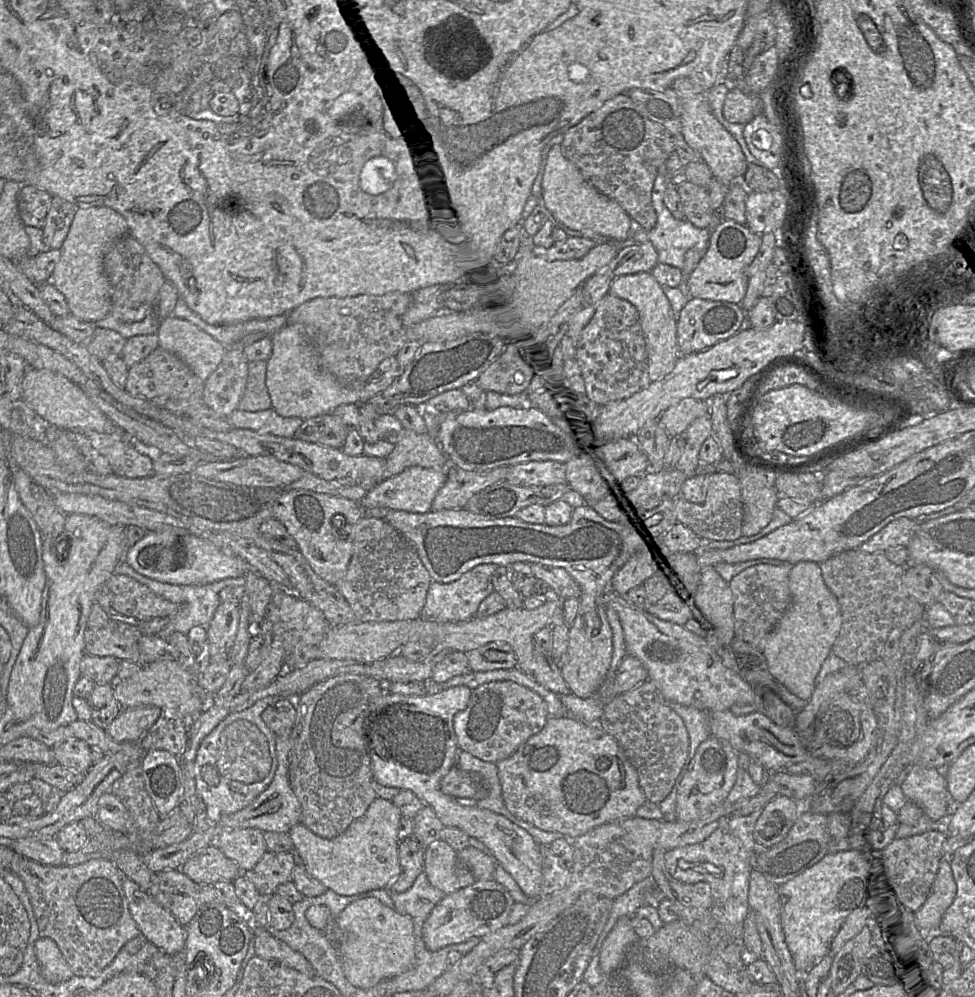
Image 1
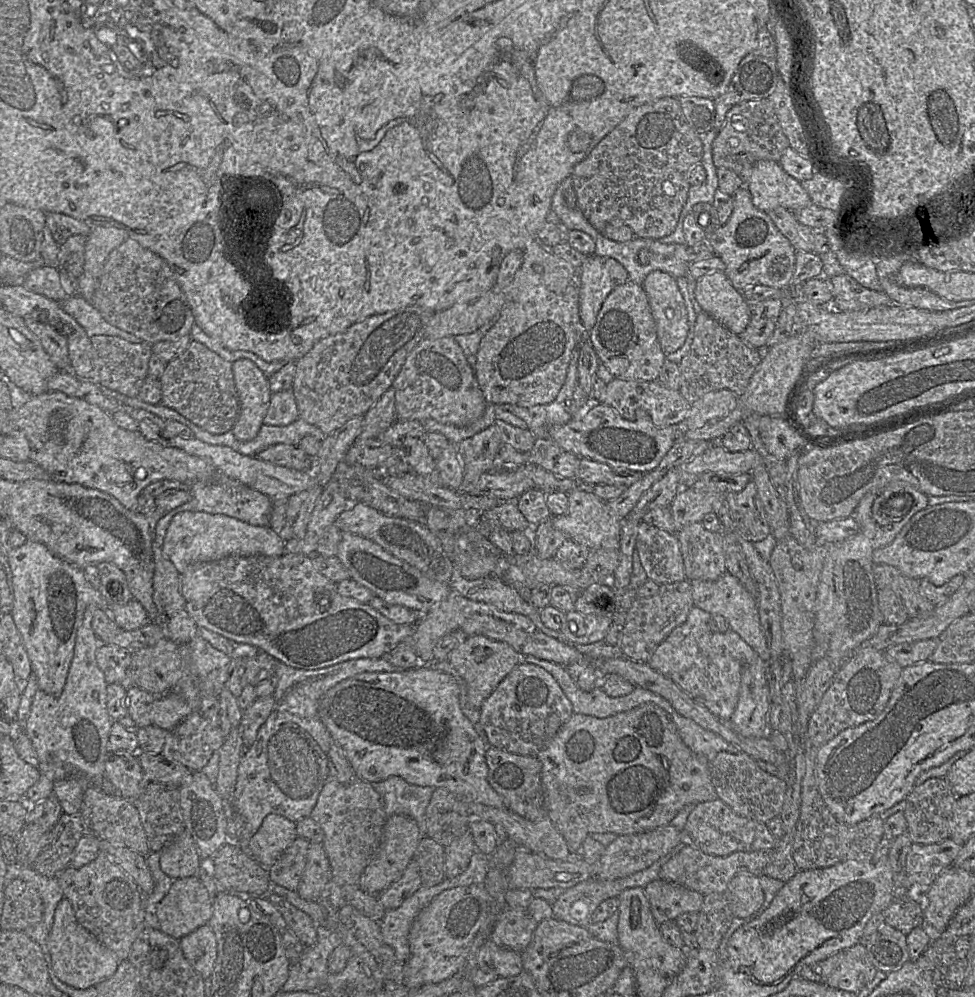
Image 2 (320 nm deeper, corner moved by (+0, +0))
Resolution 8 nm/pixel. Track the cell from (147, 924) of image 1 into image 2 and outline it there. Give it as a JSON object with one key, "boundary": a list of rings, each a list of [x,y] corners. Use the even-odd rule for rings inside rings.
{"boundary":[[[204,925],[179,942],[186,960],[203,979],[208,979],[213,973],[217,958],[217,941],[213,930]]]}

